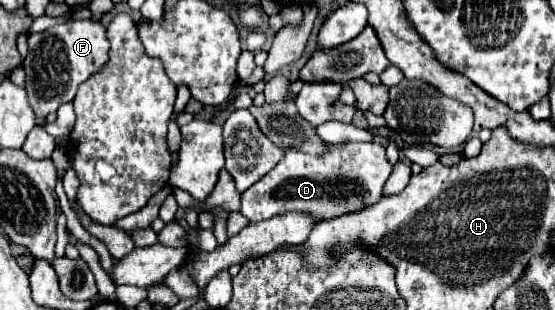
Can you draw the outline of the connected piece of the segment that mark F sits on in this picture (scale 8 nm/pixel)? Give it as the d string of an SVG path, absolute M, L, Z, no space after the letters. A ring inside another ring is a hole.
M73 19L63 25L55 25L43 33L29 35L29 51L23 61L27 73L25 89L29 95L31 109L37 117L47 117L55 113L61 103L73 101L77 87L89 79L103 63L107 63L109 41L105 35L105 25L93 19Z

